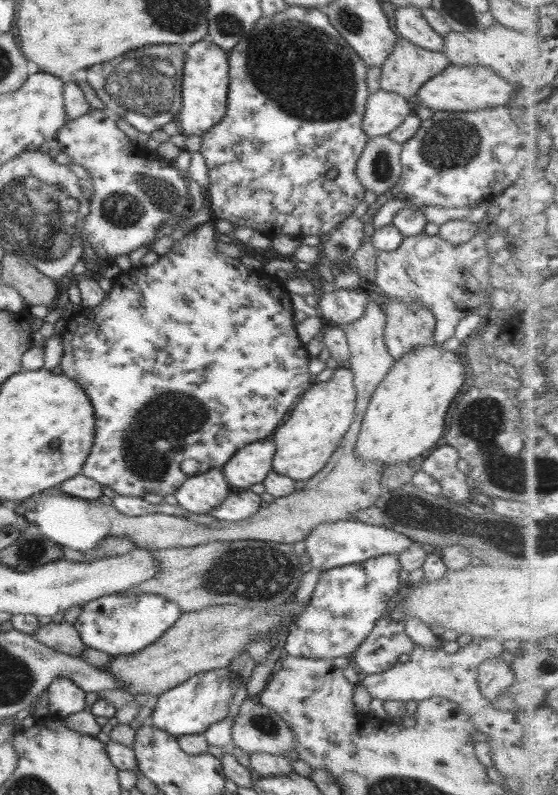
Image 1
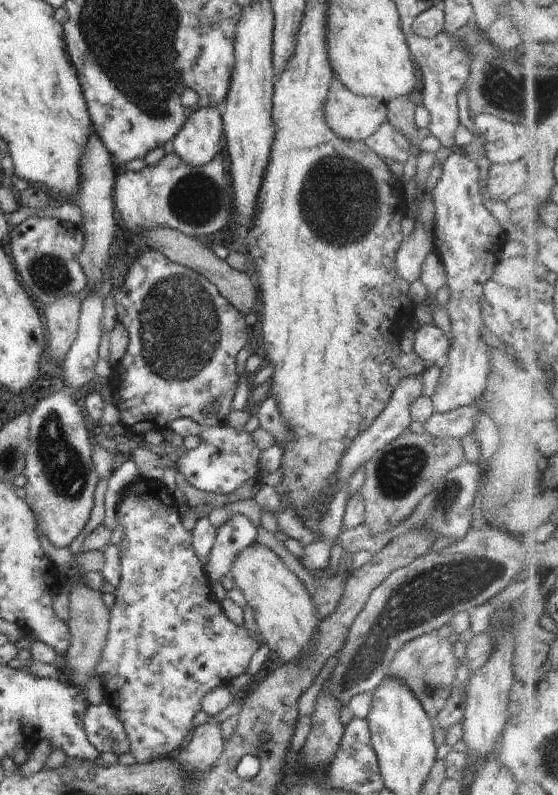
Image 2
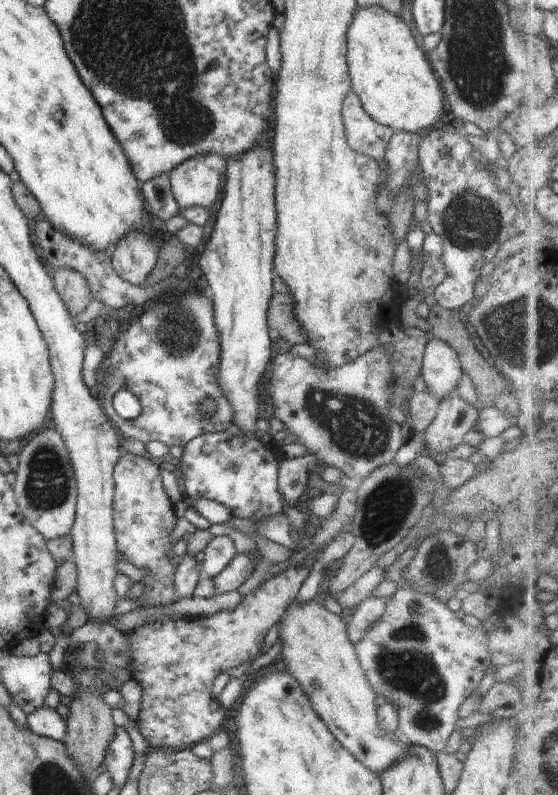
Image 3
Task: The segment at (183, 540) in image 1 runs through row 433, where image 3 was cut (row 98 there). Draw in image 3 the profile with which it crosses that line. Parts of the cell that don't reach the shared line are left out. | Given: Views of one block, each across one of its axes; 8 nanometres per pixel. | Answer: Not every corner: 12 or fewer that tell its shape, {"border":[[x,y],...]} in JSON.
{"border":[[351,91],[342,108],[352,149],[381,163],[396,132],[375,122]]}

